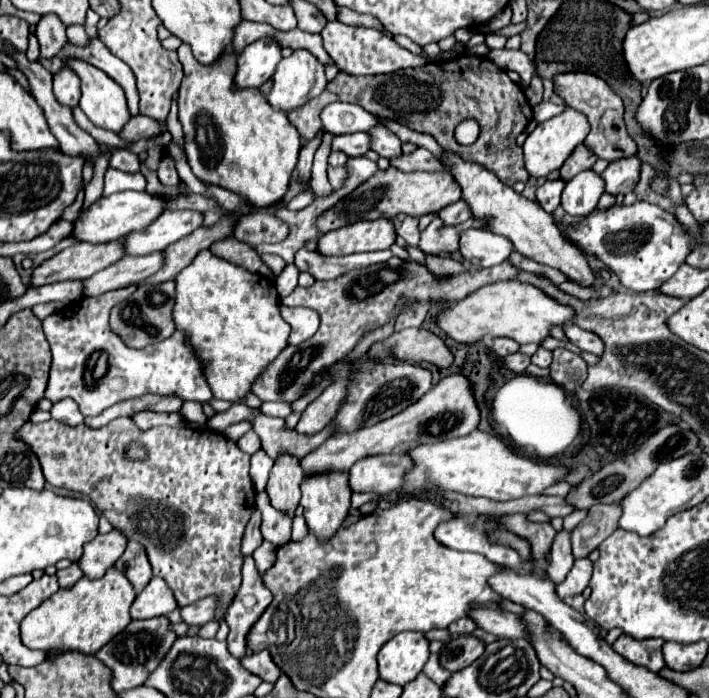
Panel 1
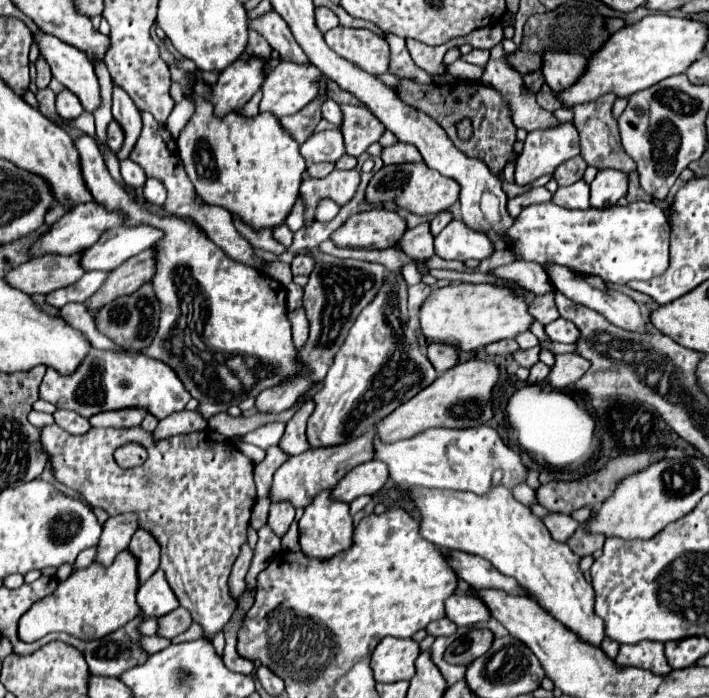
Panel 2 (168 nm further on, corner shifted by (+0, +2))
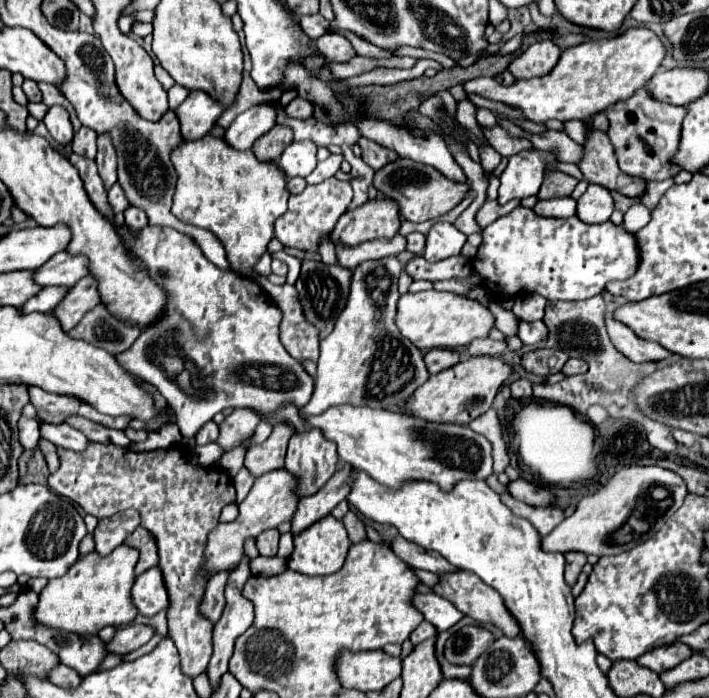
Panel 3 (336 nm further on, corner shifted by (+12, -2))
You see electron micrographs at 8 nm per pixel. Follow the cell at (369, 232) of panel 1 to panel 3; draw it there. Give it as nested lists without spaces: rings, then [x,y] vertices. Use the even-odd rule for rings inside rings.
[[[374,198],[340,216],[332,242],[358,246],[374,238],[392,238],[400,230],[400,210],[392,198]]]

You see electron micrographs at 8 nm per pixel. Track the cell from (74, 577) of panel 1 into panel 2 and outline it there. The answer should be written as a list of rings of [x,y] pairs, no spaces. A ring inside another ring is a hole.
[[[88,548],[88,550],[80,552],[78,558],[76,558],[76,562],[74,562],[74,572],[76,572],[76,570],[82,570],[82,568],[88,568],[88,566],[92,564],[94,552],[96,552],[96,548]]]

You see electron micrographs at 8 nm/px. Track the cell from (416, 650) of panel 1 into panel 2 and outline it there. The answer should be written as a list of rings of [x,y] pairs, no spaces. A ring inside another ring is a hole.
[[[384,638],[372,654],[372,670],[376,682],[410,680],[416,672],[416,658],[420,654],[418,642],[412,638]]]

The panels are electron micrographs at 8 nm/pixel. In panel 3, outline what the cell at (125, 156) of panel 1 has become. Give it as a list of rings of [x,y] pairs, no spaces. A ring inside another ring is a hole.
[[[116,182],[116,184],[112,186],[112,190],[108,192],[108,204],[110,204],[114,216],[120,214],[120,212],[124,212],[124,210],[130,206],[128,200],[124,198],[124,190],[120,190],[120,184],[118,184],[118,182]]]

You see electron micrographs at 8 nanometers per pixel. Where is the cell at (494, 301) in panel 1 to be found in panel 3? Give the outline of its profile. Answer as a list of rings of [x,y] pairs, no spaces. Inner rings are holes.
[[[408,292],[400,296],[396,310],[396,326],[404,338],[408,338],[420,350],[432,348],[464,348],[472,338],[488,336],[490,328],[494,328],[494,318],[486,306],[476,300],[452,294],[452,292]]]

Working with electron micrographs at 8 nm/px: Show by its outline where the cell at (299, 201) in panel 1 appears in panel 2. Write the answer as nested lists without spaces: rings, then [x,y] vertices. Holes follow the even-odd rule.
[[[298,194],[294,208],[292,208],[292,212],[288,214],[288,218],[286,218],[286,226],[288,226],[292,232],[296,232],[300,224],[304,224],[304,210],[306,210],[306,202],[302,202],[302,196]]]

